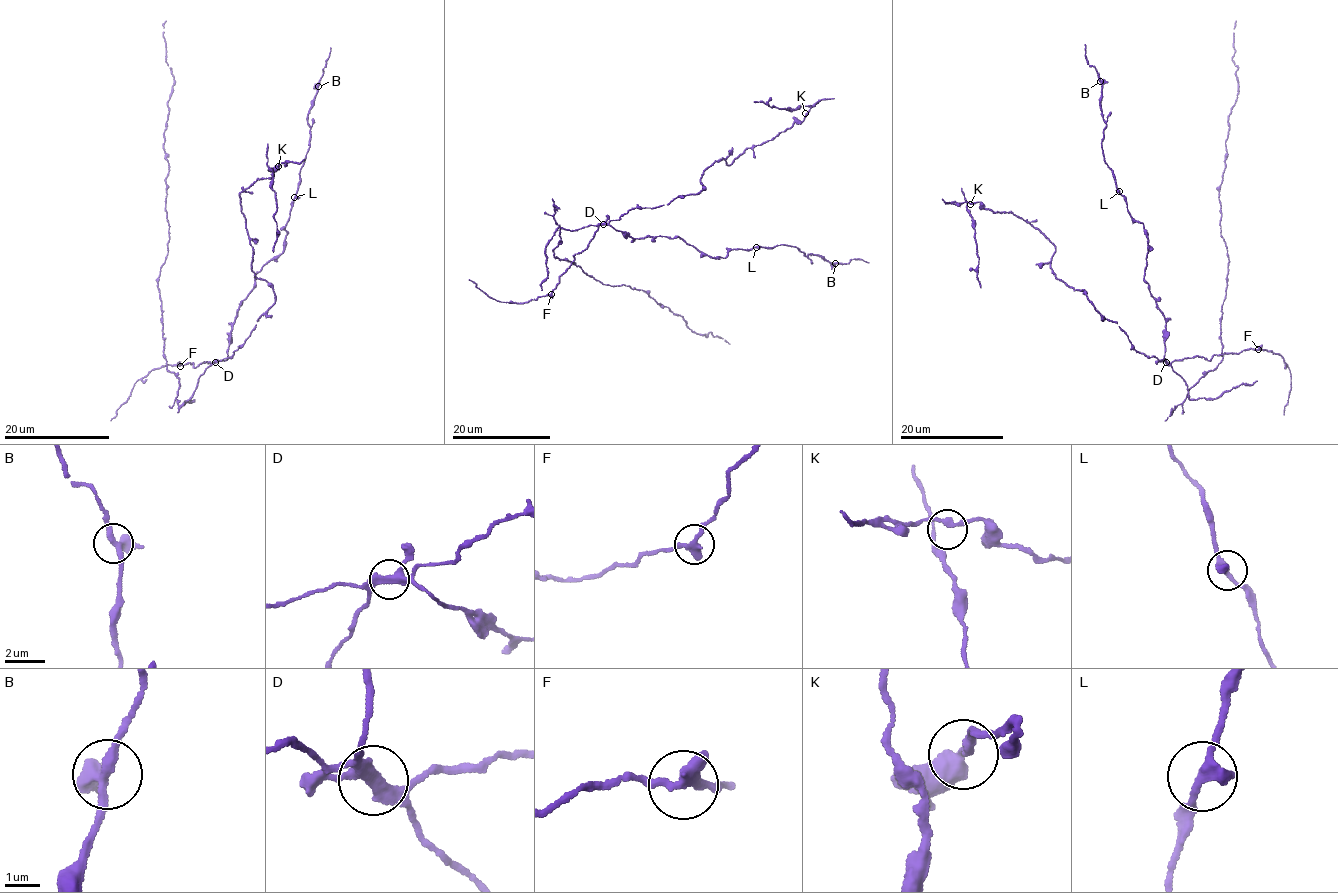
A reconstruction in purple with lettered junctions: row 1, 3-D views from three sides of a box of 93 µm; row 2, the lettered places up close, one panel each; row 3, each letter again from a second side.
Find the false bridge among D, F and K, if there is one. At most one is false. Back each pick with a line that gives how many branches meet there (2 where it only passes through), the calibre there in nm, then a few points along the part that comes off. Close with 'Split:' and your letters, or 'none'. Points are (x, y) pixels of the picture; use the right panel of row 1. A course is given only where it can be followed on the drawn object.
D: 3 | 260 nm | (1166, 361), (1165, 318), (1144, 279), (1147, 232), (1130, 216), (1103, 157), (1102, 84), (1084, 44)
Split: D

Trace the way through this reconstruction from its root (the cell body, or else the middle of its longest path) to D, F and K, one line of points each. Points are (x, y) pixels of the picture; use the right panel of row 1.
D: (1188, 391), (1184, 379), (1166, 361)
F: (1188, 391), (1184, 379), (1170, 366), (1175, 360), (1203, 357), (1208, 360), (1215, 355), (1258, 349)
K: (1188, 391), (1166, 361), (1133, 348), (1084, 290), (1055, 276), (1055, 246), (1042, 233), (1010, 212), (970, 204)

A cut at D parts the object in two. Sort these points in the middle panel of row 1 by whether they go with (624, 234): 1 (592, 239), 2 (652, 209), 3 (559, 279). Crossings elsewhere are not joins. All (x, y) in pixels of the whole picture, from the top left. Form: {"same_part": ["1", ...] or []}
{"same_part": []}

